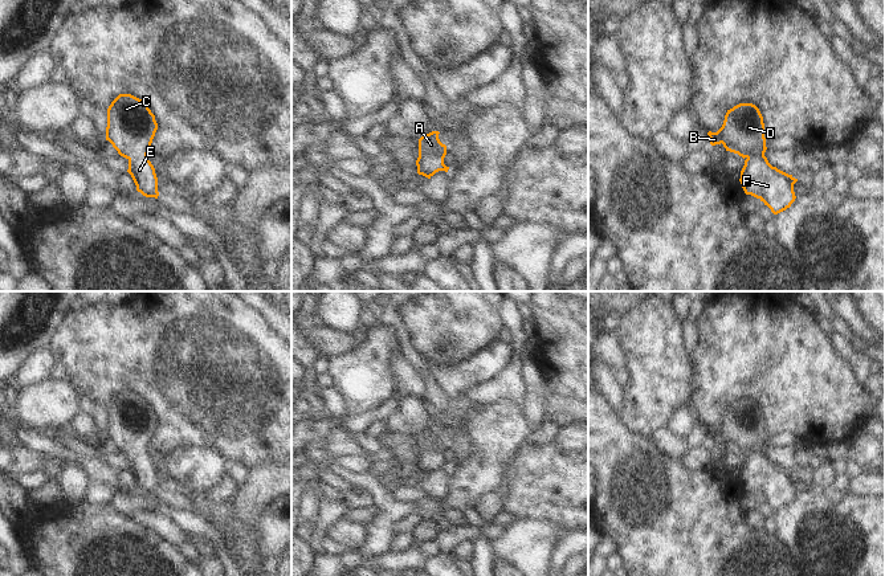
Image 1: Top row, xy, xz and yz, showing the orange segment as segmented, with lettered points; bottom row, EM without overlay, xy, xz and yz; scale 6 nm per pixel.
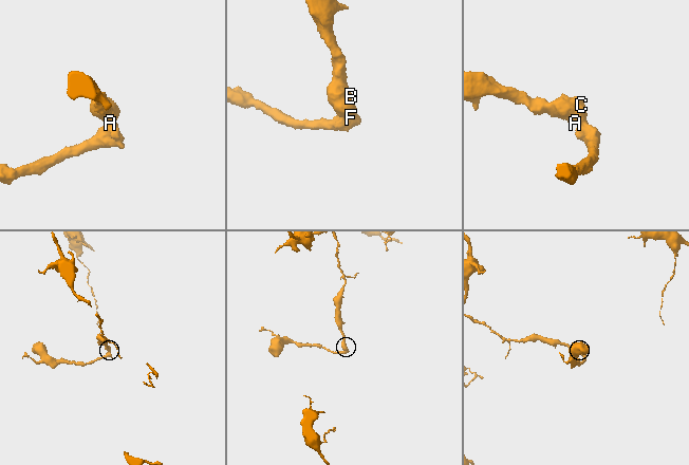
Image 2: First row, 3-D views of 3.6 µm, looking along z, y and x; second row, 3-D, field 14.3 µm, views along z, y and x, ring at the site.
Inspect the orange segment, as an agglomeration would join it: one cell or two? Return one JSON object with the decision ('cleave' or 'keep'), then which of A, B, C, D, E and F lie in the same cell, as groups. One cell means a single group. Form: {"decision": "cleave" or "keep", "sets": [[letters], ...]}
{"decision": "keep", "sets": [["A", "B", "C", "D", "E", "F"]]}

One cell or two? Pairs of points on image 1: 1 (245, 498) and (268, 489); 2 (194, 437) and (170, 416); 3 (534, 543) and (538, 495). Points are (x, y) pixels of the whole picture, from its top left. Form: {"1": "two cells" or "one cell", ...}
{"1": "one cell", "2": "one cell", "3": "two cells"}

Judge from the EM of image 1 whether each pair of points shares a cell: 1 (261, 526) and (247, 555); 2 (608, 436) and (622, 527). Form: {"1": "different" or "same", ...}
{"1": "different", "2": "same"}

